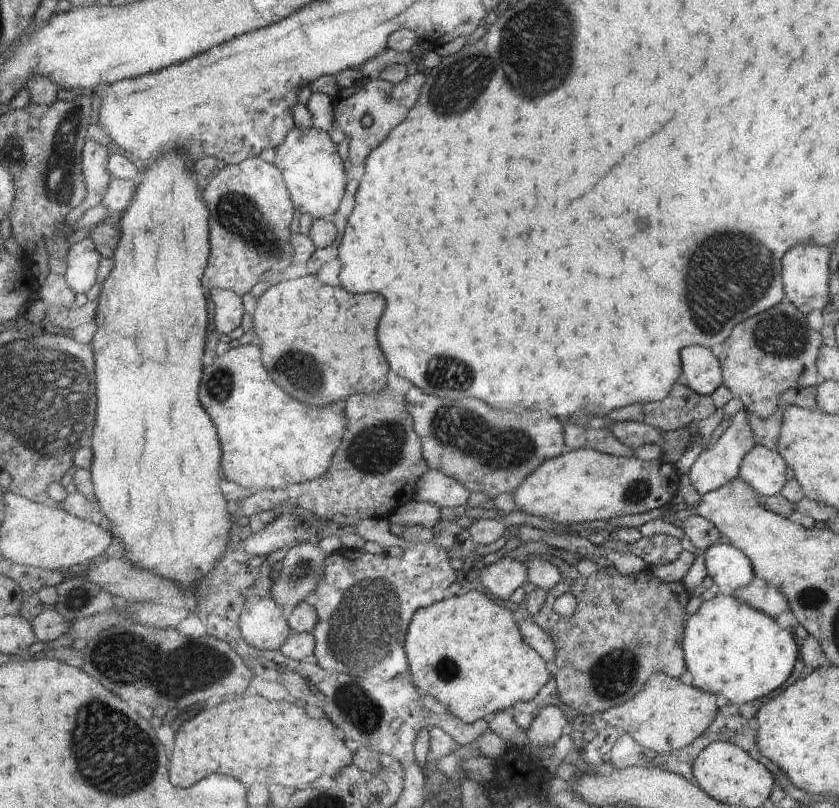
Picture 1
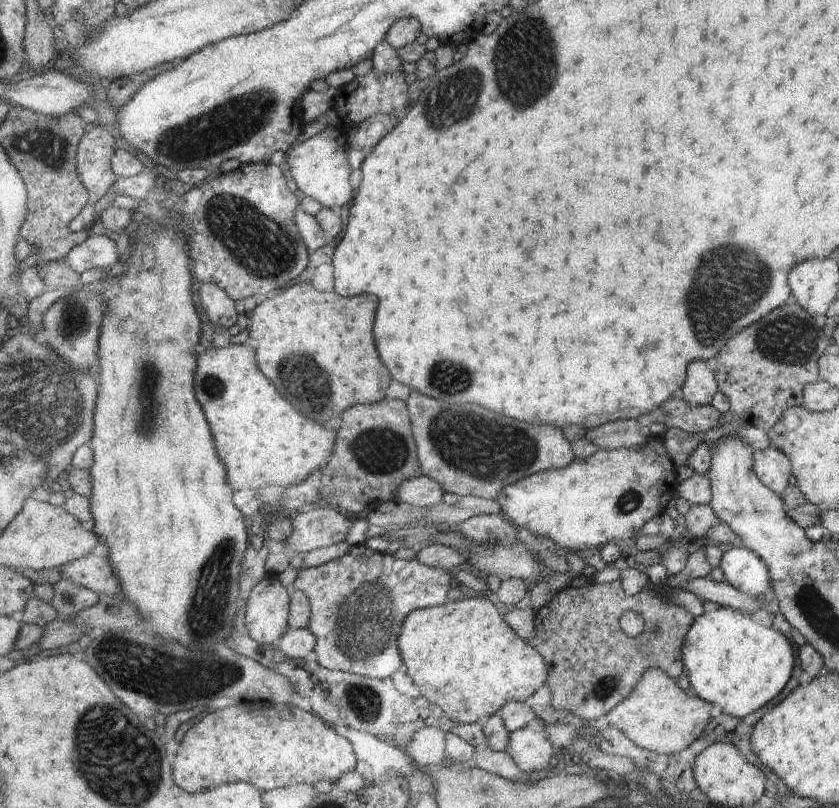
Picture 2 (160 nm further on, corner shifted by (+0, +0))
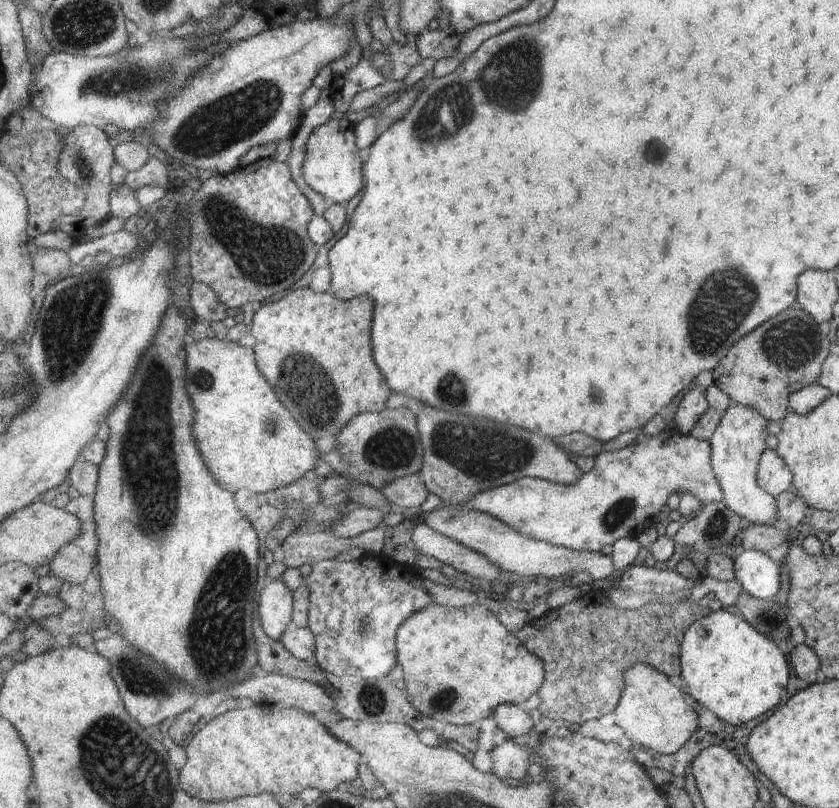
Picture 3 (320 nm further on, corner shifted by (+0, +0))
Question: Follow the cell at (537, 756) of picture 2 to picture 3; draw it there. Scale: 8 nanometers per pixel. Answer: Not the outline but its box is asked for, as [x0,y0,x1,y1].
[491,738,534,781]

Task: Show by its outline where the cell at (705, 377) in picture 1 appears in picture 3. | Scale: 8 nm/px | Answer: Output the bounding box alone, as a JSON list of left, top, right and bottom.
[671,384,708,435]

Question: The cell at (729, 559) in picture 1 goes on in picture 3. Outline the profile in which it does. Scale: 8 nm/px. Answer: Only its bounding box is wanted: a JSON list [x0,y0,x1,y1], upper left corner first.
[732,550,779,600]

